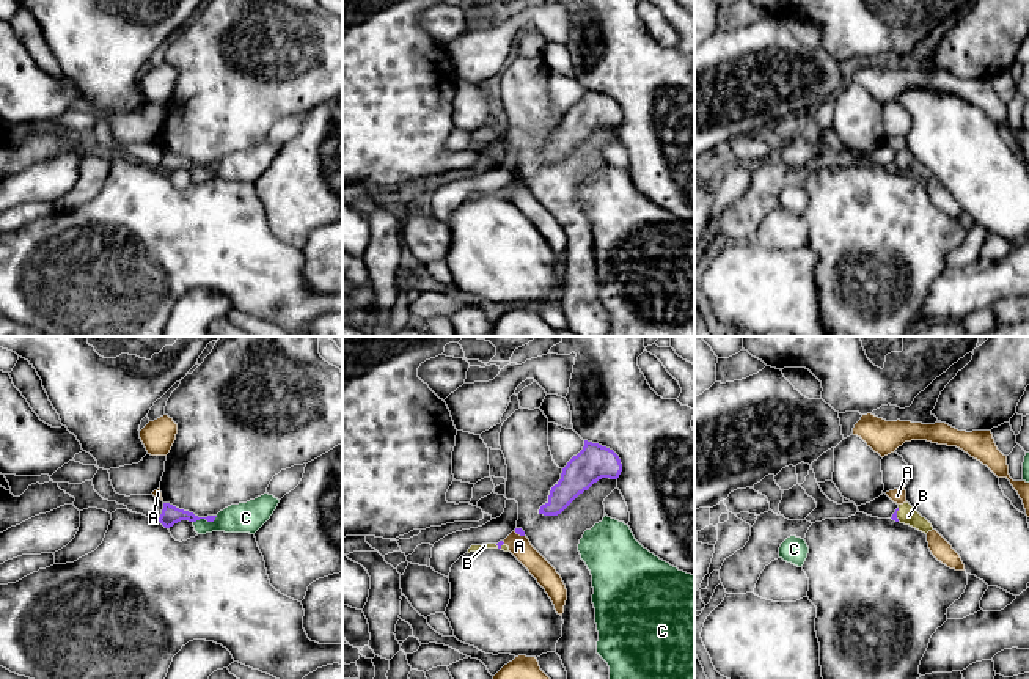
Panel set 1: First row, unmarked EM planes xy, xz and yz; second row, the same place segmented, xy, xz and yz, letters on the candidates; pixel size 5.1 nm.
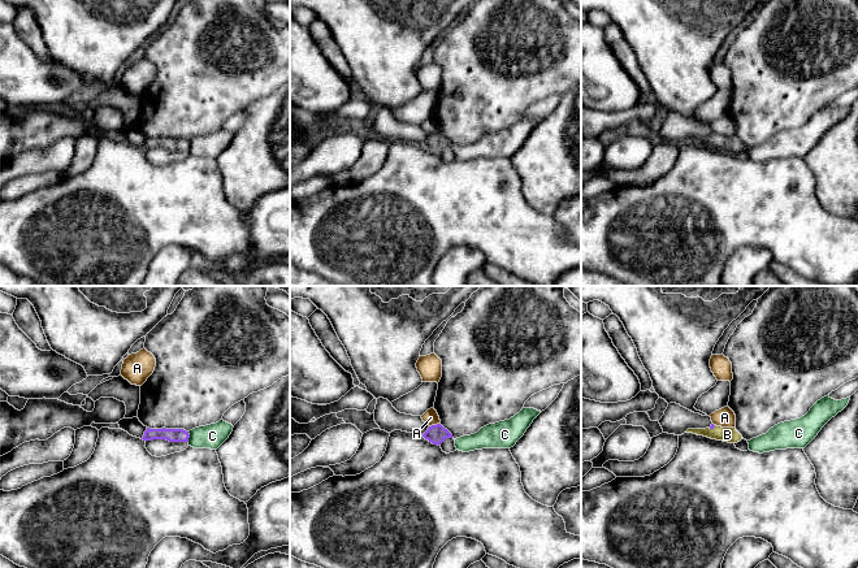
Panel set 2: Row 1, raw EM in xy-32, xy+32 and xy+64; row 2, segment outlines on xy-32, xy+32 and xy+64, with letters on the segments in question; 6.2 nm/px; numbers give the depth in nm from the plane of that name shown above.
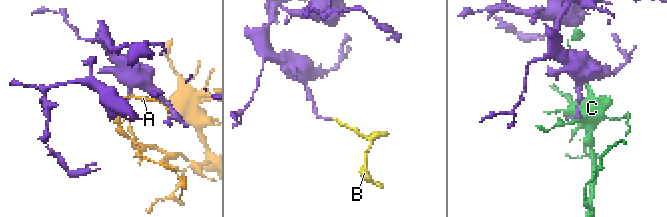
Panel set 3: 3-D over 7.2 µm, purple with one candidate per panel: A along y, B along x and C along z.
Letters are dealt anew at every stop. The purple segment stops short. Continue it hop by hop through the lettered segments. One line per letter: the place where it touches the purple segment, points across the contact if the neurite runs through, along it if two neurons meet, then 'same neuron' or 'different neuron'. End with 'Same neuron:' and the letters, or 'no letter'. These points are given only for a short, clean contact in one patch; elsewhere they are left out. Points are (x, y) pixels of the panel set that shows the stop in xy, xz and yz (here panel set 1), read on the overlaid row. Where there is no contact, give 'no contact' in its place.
A: contact xz (519, 533); border xz (514, 532), (523, 536); different neuron
B: contact yz (896, 514); way yz (894, 516), (896, 514), (907, 514); same neuron
C: contact xy (205, 517); border xy (217, 516), (212, 521), (197, 519), (194, 522); different neuron
Same neuron: B

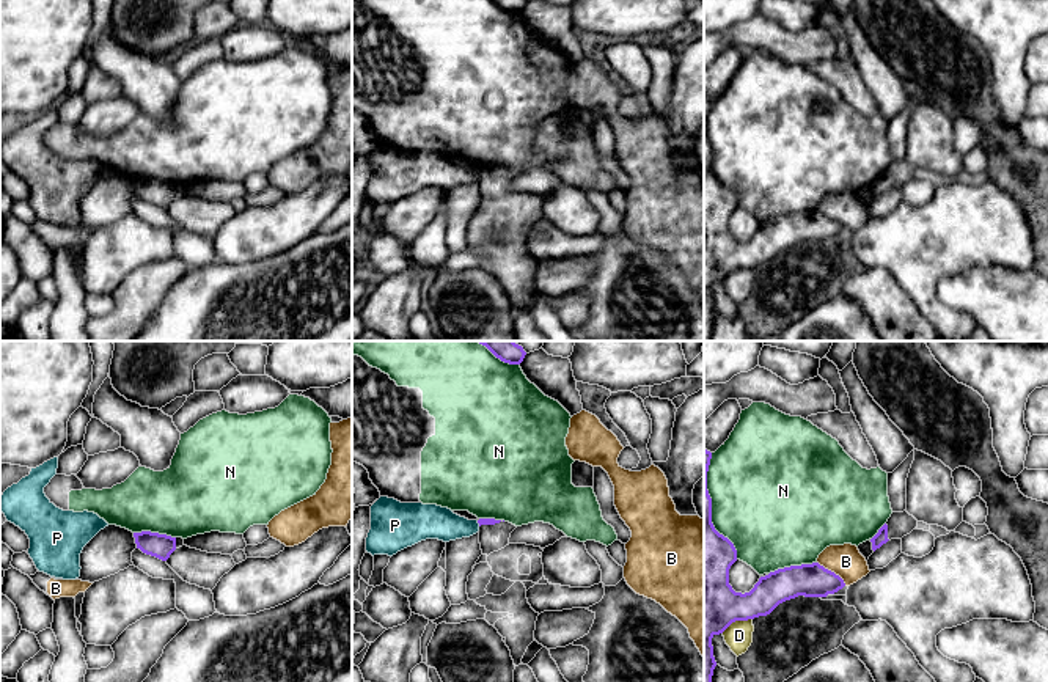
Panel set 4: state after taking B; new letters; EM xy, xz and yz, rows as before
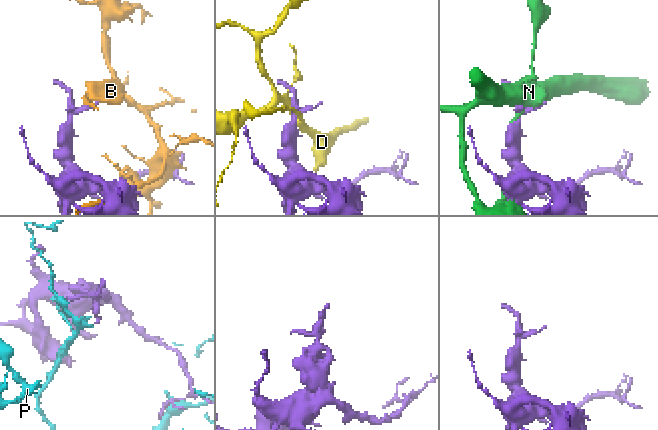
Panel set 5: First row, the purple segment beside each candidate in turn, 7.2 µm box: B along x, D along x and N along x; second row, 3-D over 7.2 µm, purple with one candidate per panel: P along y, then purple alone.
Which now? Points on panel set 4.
B: contact yz (833, 572); different neuron
D: contact yz (736, 619); different neuron
N: contact yz (792, 566); different neuron
P: contact xz (478, 522); border xz (476, 520), (480, 525); different neuron
Same neuron: no letter

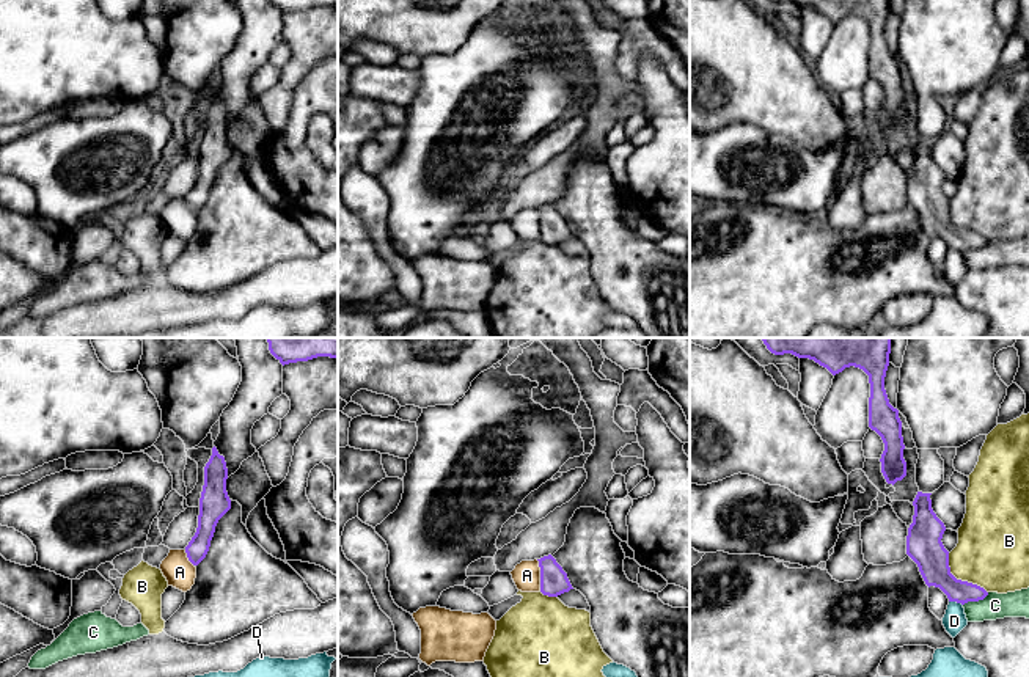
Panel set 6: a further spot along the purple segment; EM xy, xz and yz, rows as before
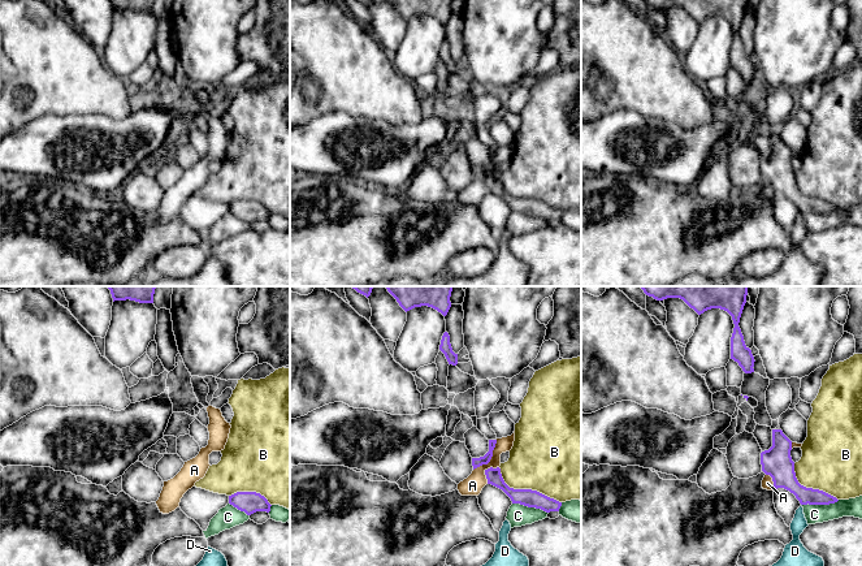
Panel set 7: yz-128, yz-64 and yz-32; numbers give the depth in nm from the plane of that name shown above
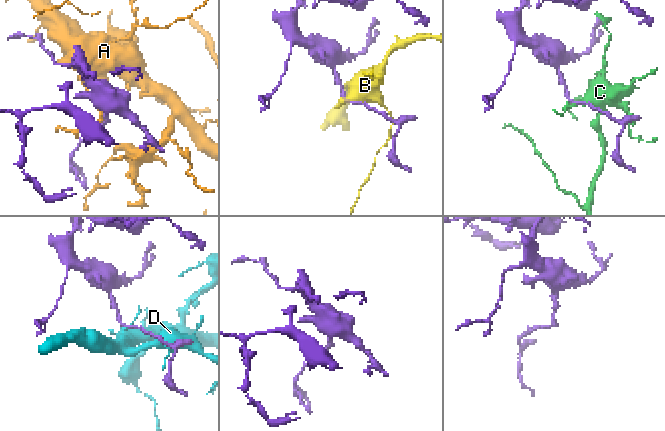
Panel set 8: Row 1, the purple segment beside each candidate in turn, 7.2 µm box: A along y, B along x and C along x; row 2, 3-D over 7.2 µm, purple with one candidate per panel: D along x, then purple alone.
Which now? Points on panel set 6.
A: contact xz (541, 575); border xz (536, 559), (541, 589); different neuron
B: contact yz (960, 580); different neuron
C: contact yz (976, 600); border yz (988, 592), (982, 599), (968, 600), (963, 605); different neuron
D: contact yz (955, 600); different neuron
Same neuron: no letter

